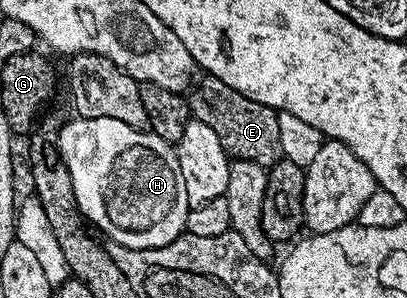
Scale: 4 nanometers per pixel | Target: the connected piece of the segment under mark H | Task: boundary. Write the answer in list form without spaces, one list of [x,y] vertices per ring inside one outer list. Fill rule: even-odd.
[[[101,113],[87,118],[91,119],[64,122],[57,132],[59,155],[73,181],[75,206],[84,220],[96,232],[104,231],[110,242],[120,243],[129,249],[157,249],[184,234],[189,204],[174,146],[157,137],[150,129],[130,127],[125,125],[125,121],[117,121]]]

